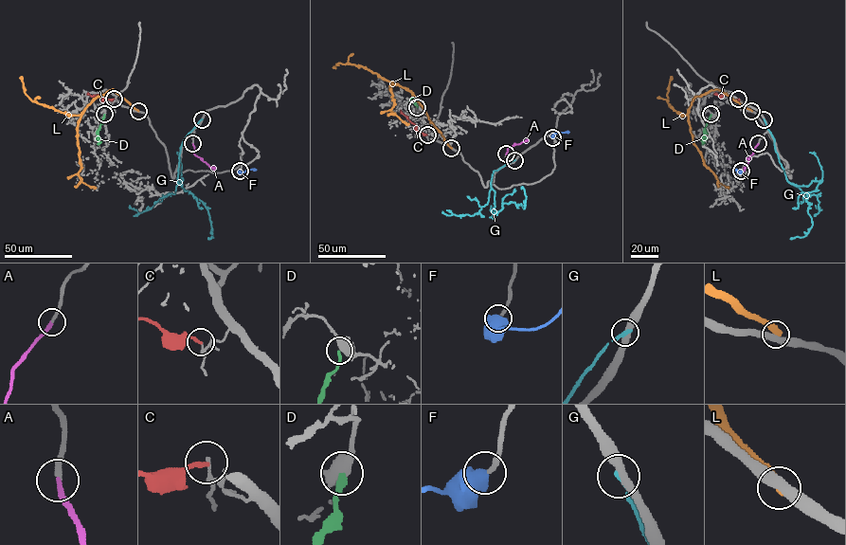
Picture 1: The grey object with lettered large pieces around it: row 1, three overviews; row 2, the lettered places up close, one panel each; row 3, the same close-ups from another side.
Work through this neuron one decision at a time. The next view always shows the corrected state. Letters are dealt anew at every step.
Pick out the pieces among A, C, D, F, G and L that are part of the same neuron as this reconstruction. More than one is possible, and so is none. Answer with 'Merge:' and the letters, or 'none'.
Merge: A, F

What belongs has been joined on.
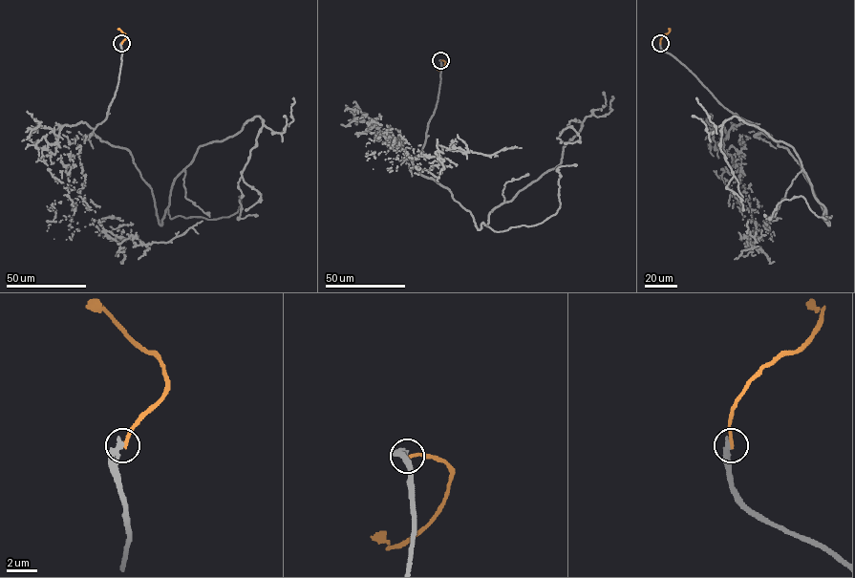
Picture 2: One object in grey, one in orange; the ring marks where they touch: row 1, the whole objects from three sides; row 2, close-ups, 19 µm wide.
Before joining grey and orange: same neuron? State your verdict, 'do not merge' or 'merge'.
do not merge

